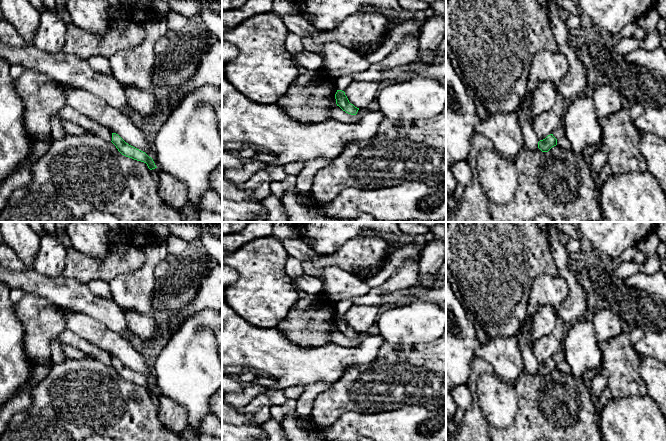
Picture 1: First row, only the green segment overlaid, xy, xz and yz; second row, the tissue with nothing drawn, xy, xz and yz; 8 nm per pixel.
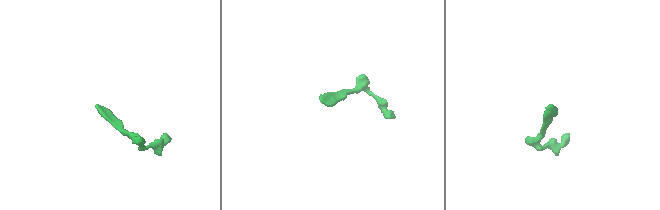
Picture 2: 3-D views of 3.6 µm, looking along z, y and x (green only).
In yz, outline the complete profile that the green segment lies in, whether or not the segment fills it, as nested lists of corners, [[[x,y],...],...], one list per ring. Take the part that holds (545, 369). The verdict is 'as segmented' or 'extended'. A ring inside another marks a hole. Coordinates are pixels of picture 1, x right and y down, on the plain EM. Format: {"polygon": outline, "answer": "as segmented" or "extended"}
{"polygon": [[[562,348],[556,352],[552,358],[548,359],[545,363],[538,366],[538,372],[542,376],[548,376],[552,371],[557,369],[557,365],[564,360],[564,353]]], "answer": "extended"}

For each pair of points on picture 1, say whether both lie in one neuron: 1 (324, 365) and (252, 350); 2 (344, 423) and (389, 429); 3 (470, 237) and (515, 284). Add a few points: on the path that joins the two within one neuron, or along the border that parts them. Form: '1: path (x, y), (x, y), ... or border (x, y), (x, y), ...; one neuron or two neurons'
1: path (306, 365), (292, 365), (270, 351); one neuron
2: path (355, 425), (378, 427); one neuron
3: path (482, 249), (503, 272); one neuron

